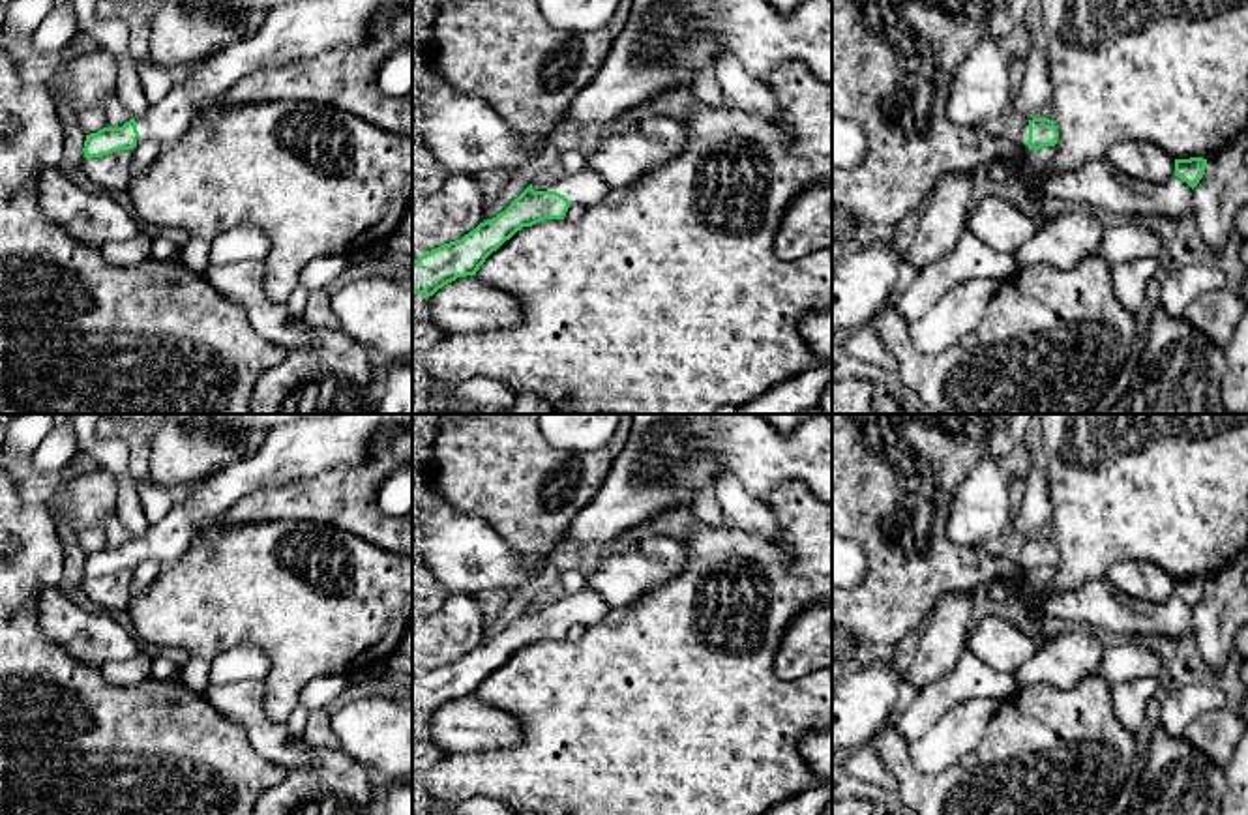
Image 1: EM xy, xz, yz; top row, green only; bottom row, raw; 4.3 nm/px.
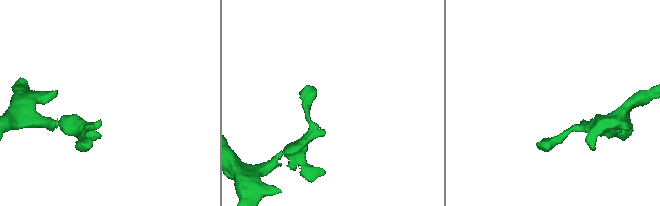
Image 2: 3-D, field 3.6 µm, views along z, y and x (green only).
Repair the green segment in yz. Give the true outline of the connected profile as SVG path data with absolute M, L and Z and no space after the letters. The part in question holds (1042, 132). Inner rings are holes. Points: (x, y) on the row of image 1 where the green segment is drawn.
M1033 118L1023 120L1016 144L1023 150L1040 150L1044 146L1055 146L1057 139L1059 131L1053 120Z

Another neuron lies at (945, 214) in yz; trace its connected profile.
M973 172L943 176L926 199L916 234L903 259L922 272L931 262L946 257L967 230L969 195Z

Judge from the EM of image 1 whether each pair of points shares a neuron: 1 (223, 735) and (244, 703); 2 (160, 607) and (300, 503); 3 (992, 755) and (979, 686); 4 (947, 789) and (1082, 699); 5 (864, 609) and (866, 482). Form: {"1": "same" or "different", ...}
{"1": "different", "2": "different", "3": "different", "4": "same", "5": "same"}

